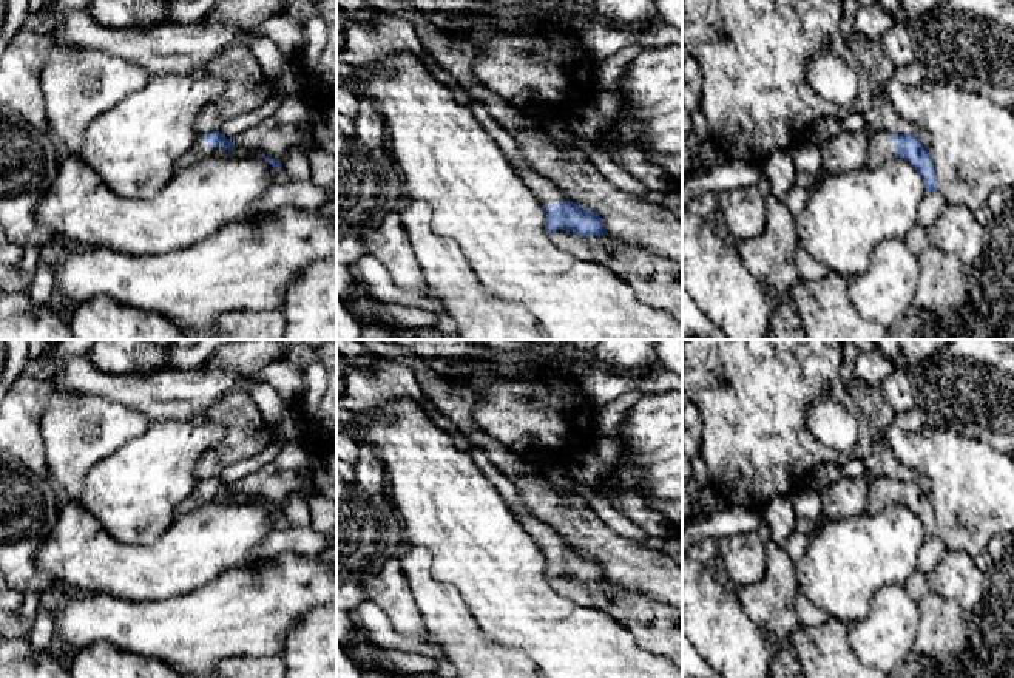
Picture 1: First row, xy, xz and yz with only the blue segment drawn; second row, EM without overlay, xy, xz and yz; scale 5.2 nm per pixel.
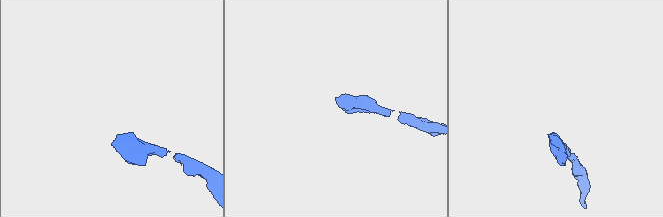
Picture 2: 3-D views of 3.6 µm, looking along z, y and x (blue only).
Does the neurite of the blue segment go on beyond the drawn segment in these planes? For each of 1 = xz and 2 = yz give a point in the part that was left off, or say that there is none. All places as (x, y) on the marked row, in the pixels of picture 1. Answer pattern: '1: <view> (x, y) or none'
1: xz (547, 192)
2: yz (882, 149)

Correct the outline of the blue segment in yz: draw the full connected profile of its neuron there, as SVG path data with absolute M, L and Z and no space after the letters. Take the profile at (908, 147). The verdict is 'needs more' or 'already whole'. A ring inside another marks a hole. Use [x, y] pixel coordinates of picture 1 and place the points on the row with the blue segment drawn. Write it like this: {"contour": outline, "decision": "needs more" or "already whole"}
{"contour": "M877 131L870 136L867 168L878 168L894 158L909 162L923 178L926 193L937 192L937 179L928 148L914 134L894 134Z", "decision": "needs more"}

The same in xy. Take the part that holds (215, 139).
{"contour": "M219 131L199 134L194 145L179 158L176 170L185 170L208 158L227 159L233 154L233 142Z", "decision": "needs more"}

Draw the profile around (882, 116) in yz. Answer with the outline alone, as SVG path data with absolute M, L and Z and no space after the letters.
M857 34L846 39L846 43L870 80L870 107L863 113L866 124L878 131L914 134L928 147L928 131L903 119L886 97L884 85L894 77L895 65L883 49L881 40Z

